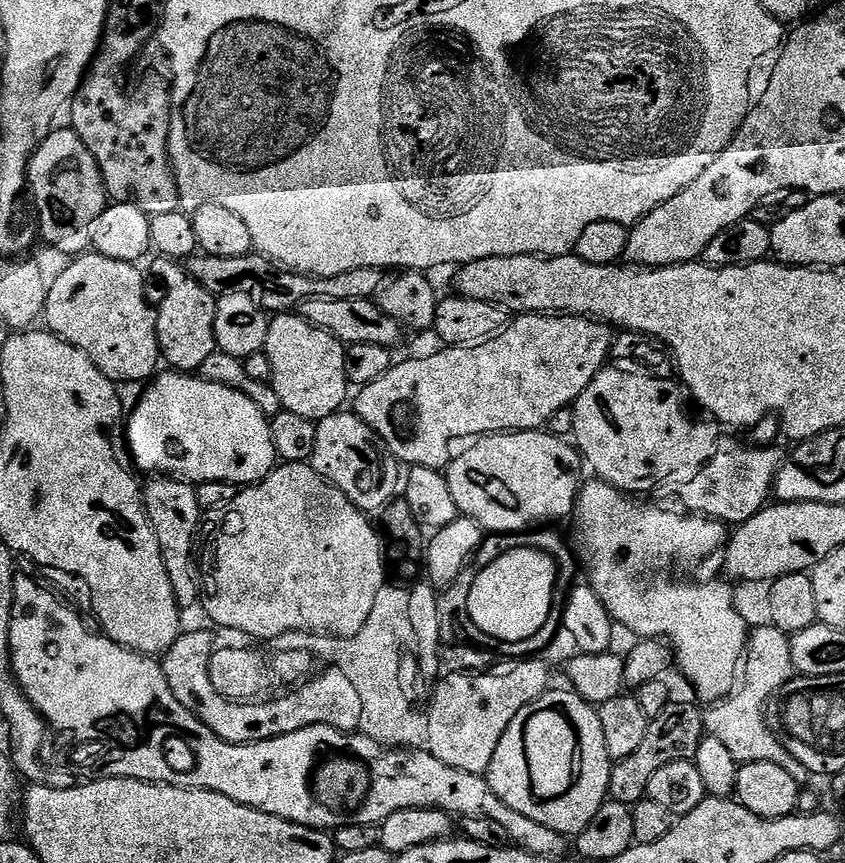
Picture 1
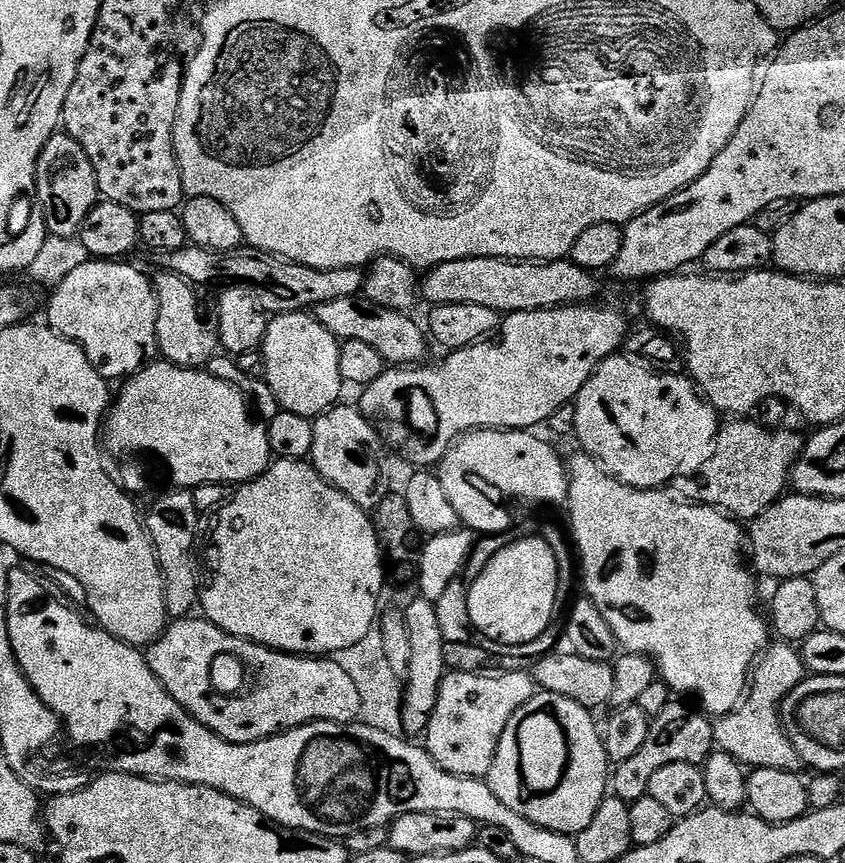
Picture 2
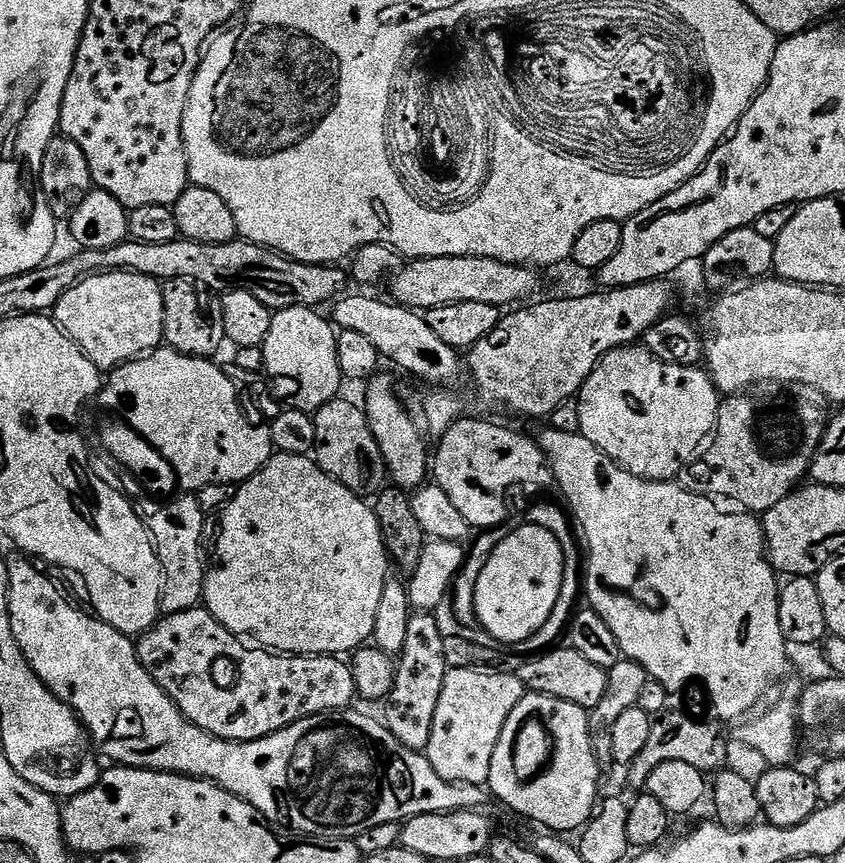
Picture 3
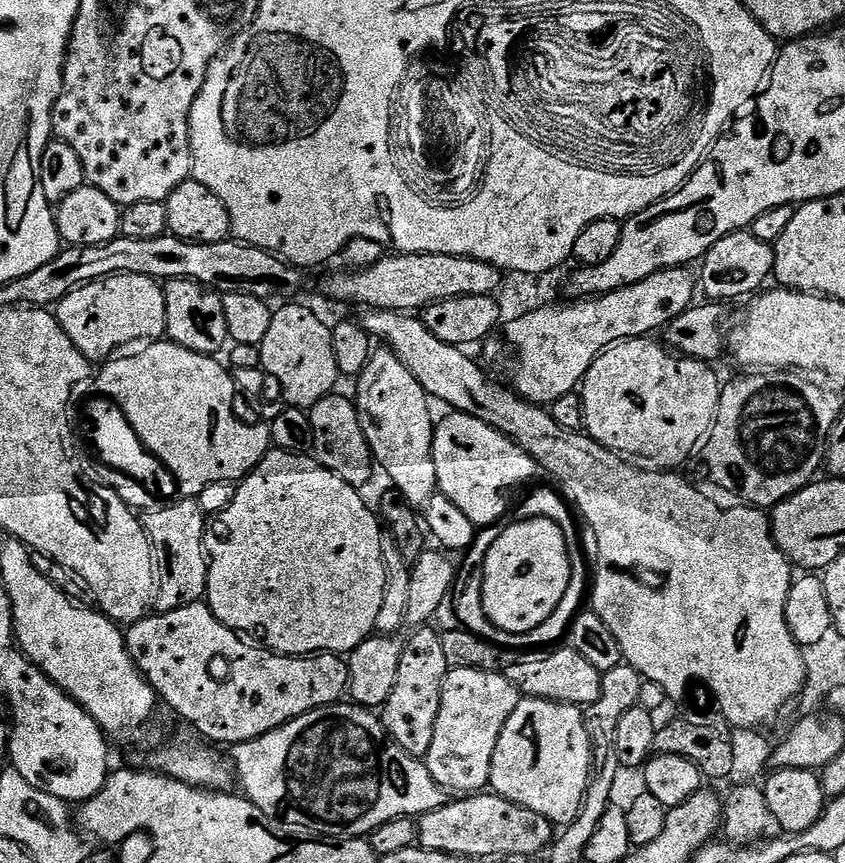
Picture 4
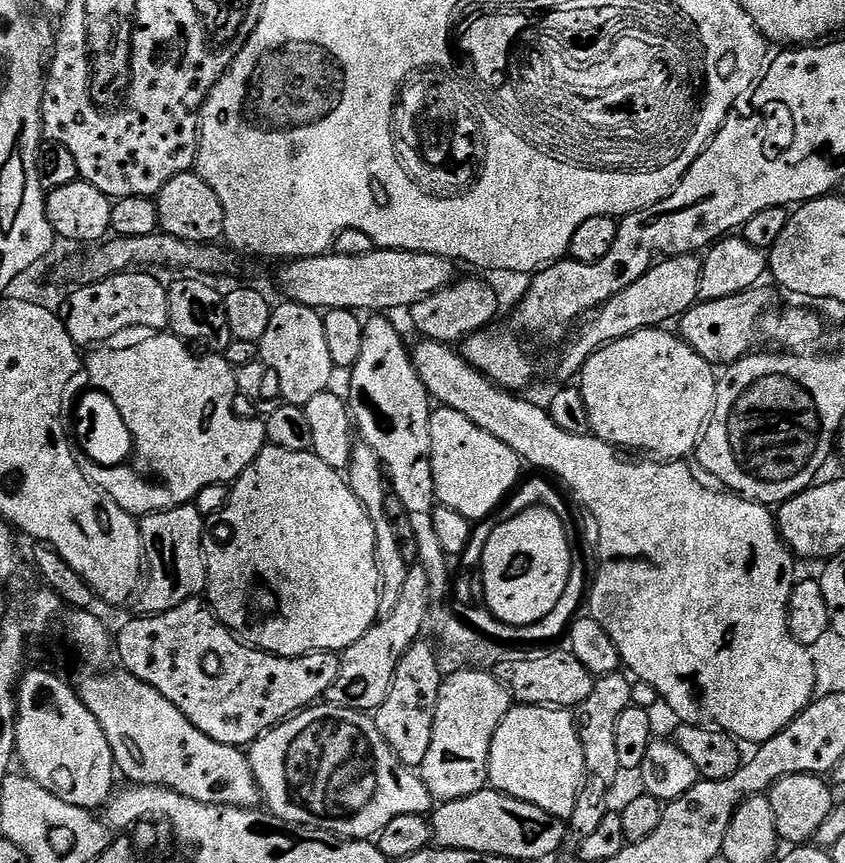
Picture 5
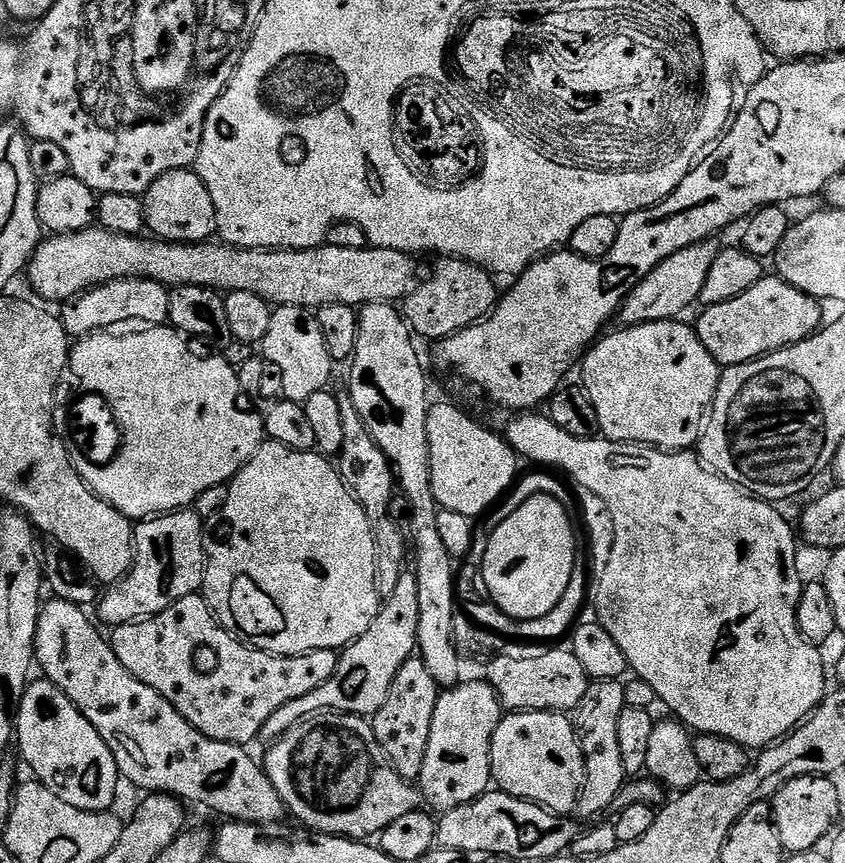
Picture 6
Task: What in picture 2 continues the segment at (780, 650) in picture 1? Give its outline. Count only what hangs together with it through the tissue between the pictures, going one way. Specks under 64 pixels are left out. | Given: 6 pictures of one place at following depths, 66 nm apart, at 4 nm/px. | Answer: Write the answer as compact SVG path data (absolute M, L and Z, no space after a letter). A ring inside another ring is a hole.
M786 642L769 645L753 669L744 700L727 715L713 721L715 745L721 751L730 753L741 765L797 774L803 771L803 760L785 734L779 713L780 702L806 678L803 657L793 648Z

